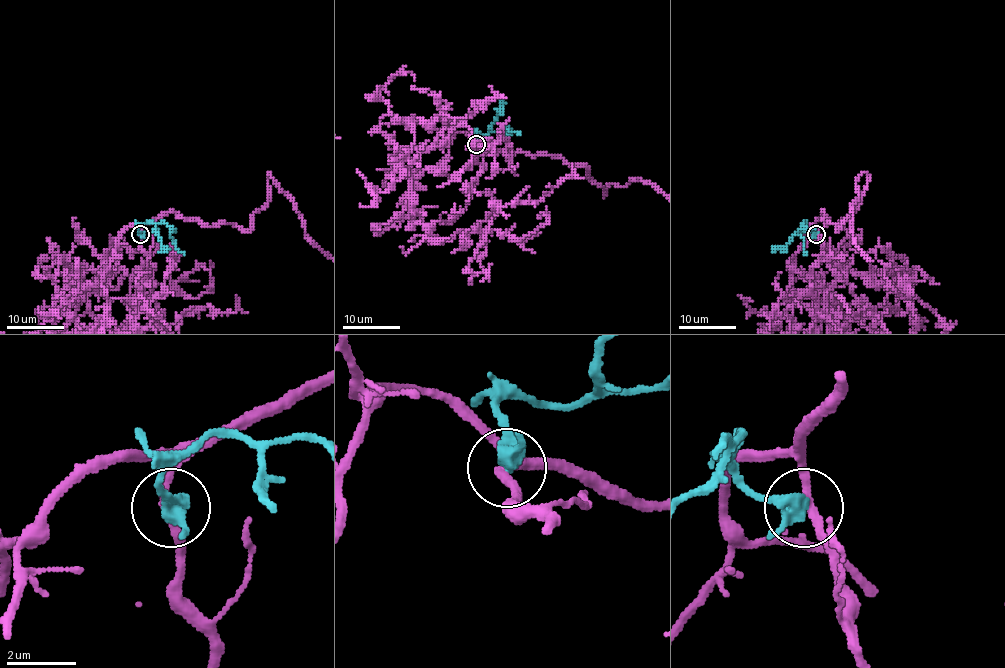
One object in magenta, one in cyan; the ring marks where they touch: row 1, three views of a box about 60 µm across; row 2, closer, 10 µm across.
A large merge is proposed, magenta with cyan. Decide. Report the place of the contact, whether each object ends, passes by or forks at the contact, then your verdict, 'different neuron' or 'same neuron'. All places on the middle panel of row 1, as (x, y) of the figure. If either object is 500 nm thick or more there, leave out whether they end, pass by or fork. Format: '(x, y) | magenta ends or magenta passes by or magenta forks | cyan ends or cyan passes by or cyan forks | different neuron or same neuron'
(476, 144) | magenta passes by | cyan passes by | different neuron

